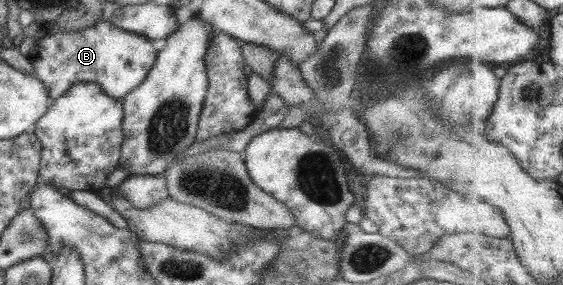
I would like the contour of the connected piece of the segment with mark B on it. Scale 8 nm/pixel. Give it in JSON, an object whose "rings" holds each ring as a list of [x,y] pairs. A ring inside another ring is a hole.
{"rings":[[[98,20],[80,31],[46,34],[36,42],[26,57],[32,64],[33,75],[44,86],[51,102],[71,85],[80,82],[95,83],[111,98],[123,98],[124,94],[140,85],[152,67],[156,54],[152,43],[140,34]]]}

